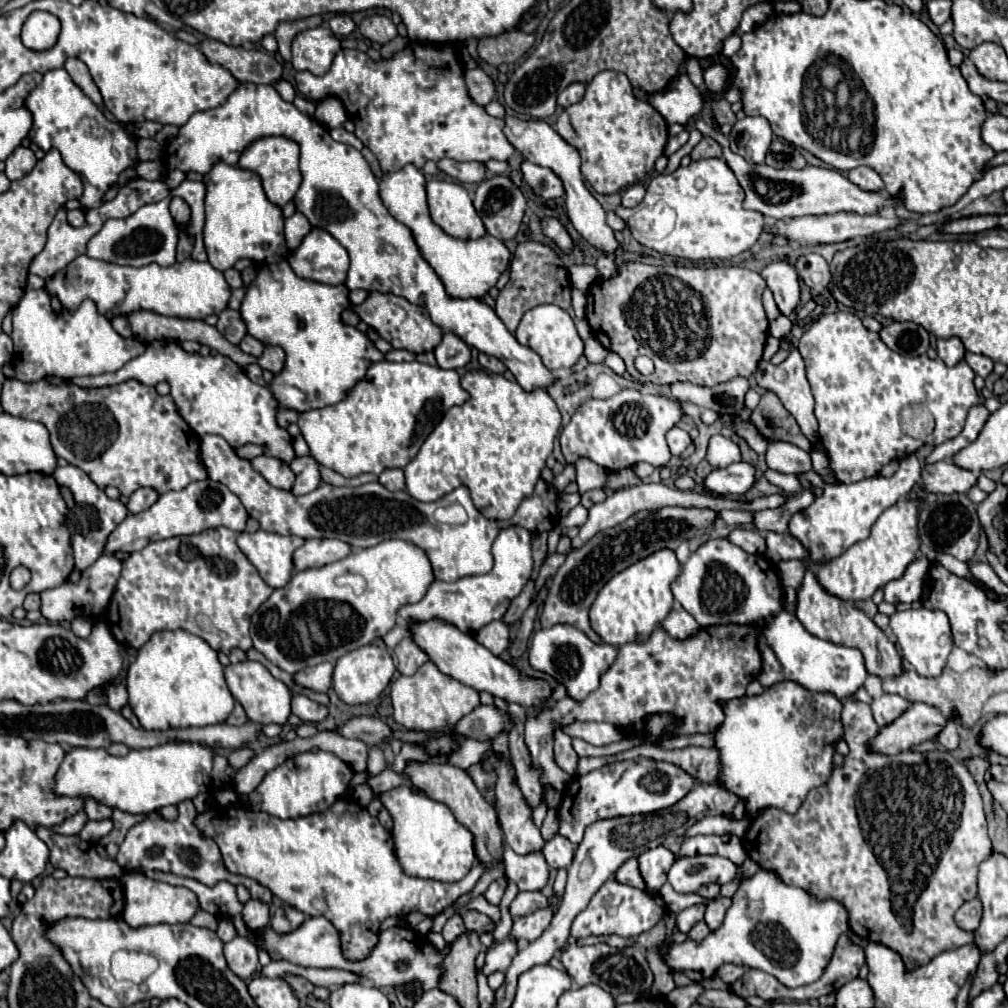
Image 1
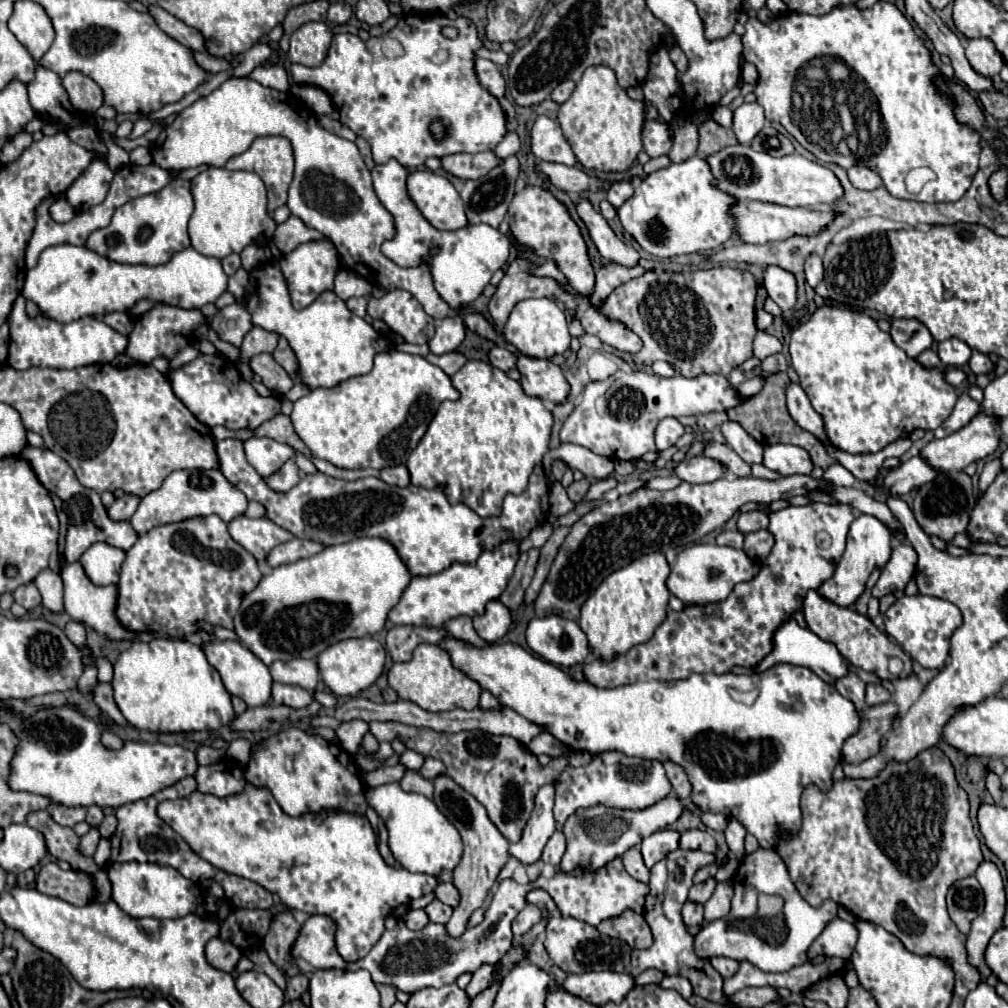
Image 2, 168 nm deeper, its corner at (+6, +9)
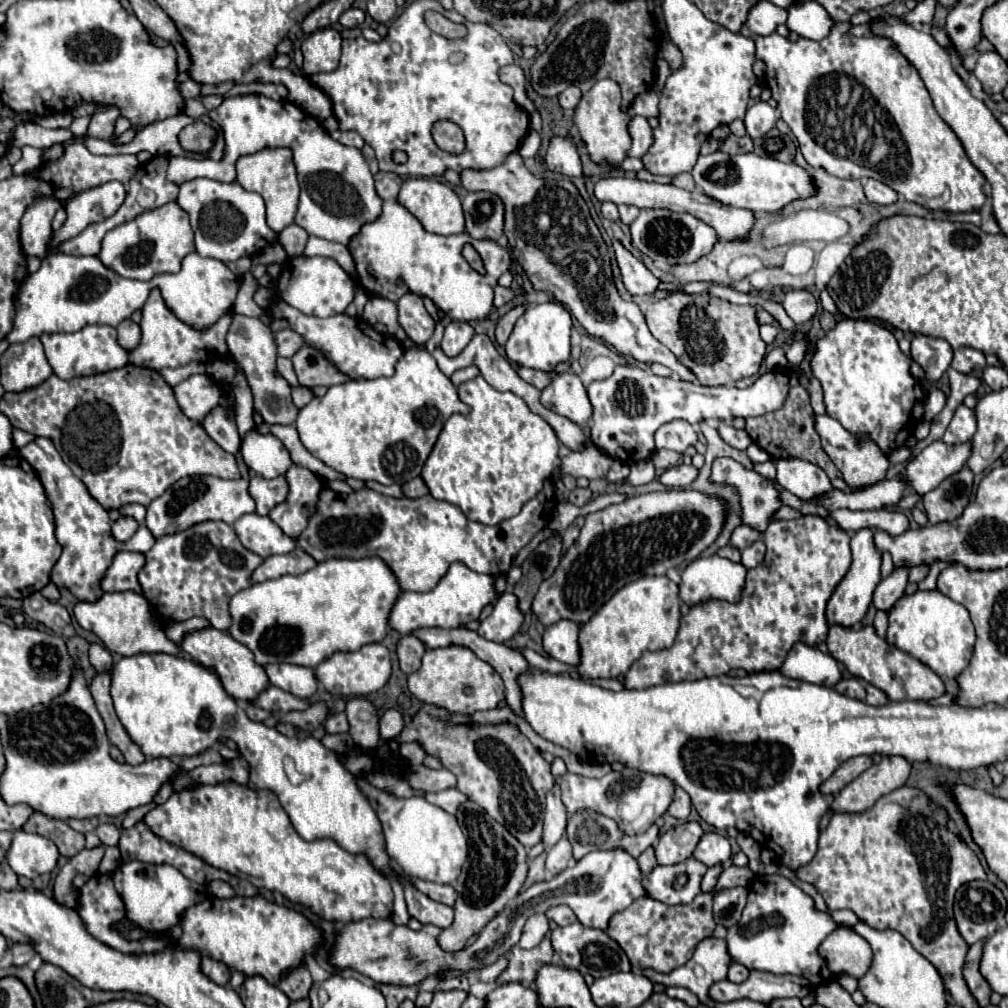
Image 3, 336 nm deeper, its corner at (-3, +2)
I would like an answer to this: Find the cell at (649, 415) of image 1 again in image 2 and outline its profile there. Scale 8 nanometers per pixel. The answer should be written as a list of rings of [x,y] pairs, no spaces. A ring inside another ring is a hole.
[[[616,371],[606,381],[588,383],[580,405],[568,415],[562,425],[560,441],[582,445],[608,459],[640,459],[648,451],[658,451],[654,445],[654,431],[664,417],[698,415],[710,411],[728,411],[740,403],[730,381],[722,375],[698,375],[686,379],[674,375],[670,379],[654,373]]]

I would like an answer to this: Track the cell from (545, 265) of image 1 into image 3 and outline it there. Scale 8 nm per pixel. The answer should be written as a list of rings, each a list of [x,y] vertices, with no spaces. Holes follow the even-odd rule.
[[[517,306],[517,308],[509,310],[509,312],[499,320],[499,324],[497,324],[497,328],[495,328],[495,340],[497,340],[497,344],[503,346],[503,344],[507,342],[511,330],[513,330],[513,324],[517,322],[517,318],[519,318],[523,312],[525,312],[525,306]]]

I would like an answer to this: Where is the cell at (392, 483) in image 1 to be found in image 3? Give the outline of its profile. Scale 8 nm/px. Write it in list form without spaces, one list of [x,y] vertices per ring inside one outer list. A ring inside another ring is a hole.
[[[415,478],[415,480],[411,480],[411,482],[407,482],[407,484],[403,486],[403,492],[405,492],[407,498],[421,498],[421,496],[429,494],[429,488],[427,488],[427,484],[423,482],[423,478]]]

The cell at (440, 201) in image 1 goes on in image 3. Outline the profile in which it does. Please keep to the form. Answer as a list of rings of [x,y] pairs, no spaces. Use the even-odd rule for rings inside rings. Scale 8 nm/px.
[[[407,178],[407,180],[403,180],[401,190],[397,194],[397,202],[401,206],[405,206],[421,222],[421,226],[427,232],[451,236],[451,234],[461,234],[465,230],[461,200],[447,184],[437,182],[435,178]]]

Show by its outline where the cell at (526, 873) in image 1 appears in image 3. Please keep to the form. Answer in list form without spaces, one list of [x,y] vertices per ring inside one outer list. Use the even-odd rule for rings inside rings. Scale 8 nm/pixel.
[[[557,784],[547,792],[547,802],[543,807],[543,842],[547,848],[563,838],[567,826],[567,812],[561,802],[561,790]]]

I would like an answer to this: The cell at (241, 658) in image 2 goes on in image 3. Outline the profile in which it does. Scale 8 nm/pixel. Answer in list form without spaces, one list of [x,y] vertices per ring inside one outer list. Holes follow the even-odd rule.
[[[213,626],[195,630],[195,632],[187,632],[179,646],[181,646],[181,650],[185,650],[189,654],[189,658],[195,664],[215,670],[215,674],[221,680],[221,686],[235,700],[251,702],[259,696],[259,692],[263,692],[269,686],[269,678],[267,678],[265,670],[253,660],[253,652],[249,652],[249,648],[245,648],[241,642],[233,640],[229,634],[215,630]]]

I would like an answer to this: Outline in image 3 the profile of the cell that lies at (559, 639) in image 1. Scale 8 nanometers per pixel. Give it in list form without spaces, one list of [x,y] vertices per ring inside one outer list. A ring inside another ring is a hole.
[[[559,620],[551,624],[543,634],[543,648],[545,652],[565,664],[577,666],[579,664],[579,644],[577,644],[579,626],[571,620]]]

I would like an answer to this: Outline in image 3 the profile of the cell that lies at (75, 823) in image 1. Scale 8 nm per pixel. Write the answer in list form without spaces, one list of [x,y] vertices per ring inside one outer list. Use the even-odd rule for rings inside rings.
[[[85,818],[85,820],[69,820],[69,826],[73,828],[73,830],[77,830],[77,832],[81,832],[81,834],[85,834],[85,832],[91,832],[91,830],[95,830],[97,828],[97,818]]]

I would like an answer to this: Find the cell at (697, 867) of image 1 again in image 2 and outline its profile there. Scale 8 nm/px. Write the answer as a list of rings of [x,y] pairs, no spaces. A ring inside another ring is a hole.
[[[676,849],[668,857],[664,857],[660,863],[656,863],[650,873],[650,895],[646,897],[644,905],[644,919],[650,925],[654,943],[648,949],[634,949],[632,951],[632,975],[638,975],[646,969],[658,969],[664,975],[682,975],[686,977],[694,993],[716,1001],[716,1003],[728,1003],[724,993],[722,993],[722,977],[720,973],[710,965],[708,959],[698,959],[692,951],[692,935],[686,933],[684,921],[682,921],[682,907],[688,897],[688,889],[692,887],[692,877],[698,869],[716,863],[714,853],[704,853],[700,849],[696,851],[686,851],[686,849]]]

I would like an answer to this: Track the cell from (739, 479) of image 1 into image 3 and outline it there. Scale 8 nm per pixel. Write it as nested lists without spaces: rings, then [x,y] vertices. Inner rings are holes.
[[[677,464],[677,466],[667,468],[655,480],[661,482],[661,484],[665,484],[665,486],[669,486],[669,488],[687,488],[695,478],[697,478],[697,468],[695,466]]]

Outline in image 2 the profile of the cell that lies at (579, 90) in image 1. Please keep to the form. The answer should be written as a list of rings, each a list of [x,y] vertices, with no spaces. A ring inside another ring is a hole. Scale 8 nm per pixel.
[[[562,81],[554,91],[552,91],[552,99],[556,103],[564,103],[572,93],[574,93],[574,81]]]

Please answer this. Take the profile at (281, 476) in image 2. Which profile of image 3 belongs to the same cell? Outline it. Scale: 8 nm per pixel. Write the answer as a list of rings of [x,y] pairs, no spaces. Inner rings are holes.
[[[251,474],[249,478],[249,496],[255,500],[257,514],[265,516],[273,506],[281,504],[287,498],[287,480],[283,476],[267,480],[257,474]]]

